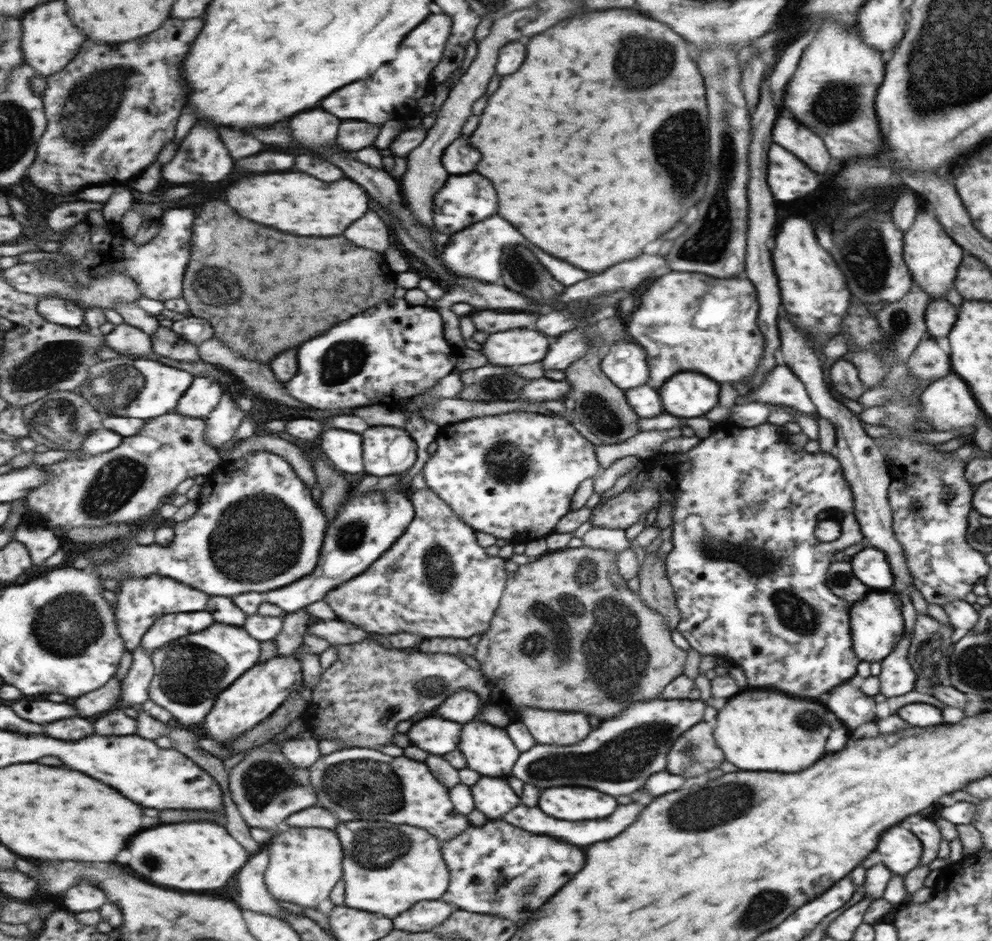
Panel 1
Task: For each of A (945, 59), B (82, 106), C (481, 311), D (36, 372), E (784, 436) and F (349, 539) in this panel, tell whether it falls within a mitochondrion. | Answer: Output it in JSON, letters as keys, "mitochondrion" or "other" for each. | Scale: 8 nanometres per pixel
{"A":"mitochondrion","B":"mitochondrion","C":"other","D":"mitochondrion","E":"other","F":"mitochondrion"}

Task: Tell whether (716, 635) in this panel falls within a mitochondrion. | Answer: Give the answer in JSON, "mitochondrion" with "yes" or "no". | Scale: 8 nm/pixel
{"mitochondrion":"no"}

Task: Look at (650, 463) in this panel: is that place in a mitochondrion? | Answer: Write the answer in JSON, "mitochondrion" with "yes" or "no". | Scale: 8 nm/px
{"mitochondrion":"no"}

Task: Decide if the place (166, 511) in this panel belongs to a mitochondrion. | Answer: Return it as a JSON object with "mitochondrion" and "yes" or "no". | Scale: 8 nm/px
{"mitochondrion":"no"}

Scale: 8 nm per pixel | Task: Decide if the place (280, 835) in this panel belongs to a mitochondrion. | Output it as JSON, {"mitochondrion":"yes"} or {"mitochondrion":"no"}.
{"mitochondrion":"no"}

